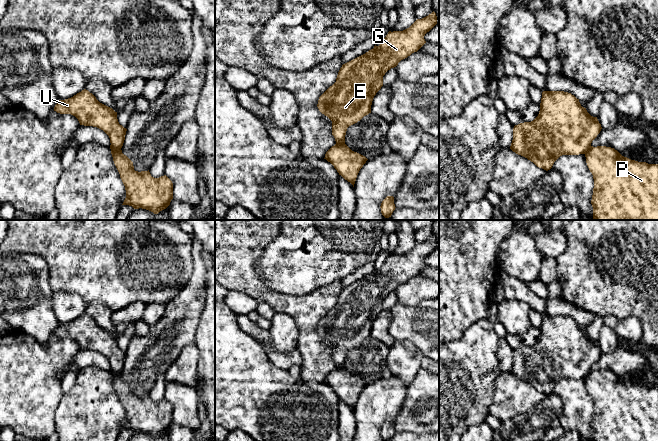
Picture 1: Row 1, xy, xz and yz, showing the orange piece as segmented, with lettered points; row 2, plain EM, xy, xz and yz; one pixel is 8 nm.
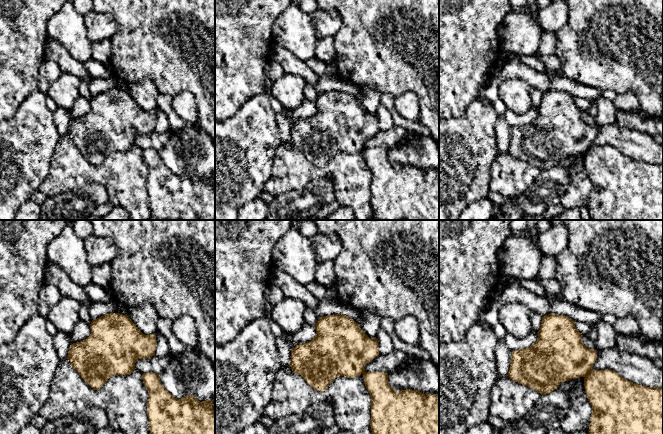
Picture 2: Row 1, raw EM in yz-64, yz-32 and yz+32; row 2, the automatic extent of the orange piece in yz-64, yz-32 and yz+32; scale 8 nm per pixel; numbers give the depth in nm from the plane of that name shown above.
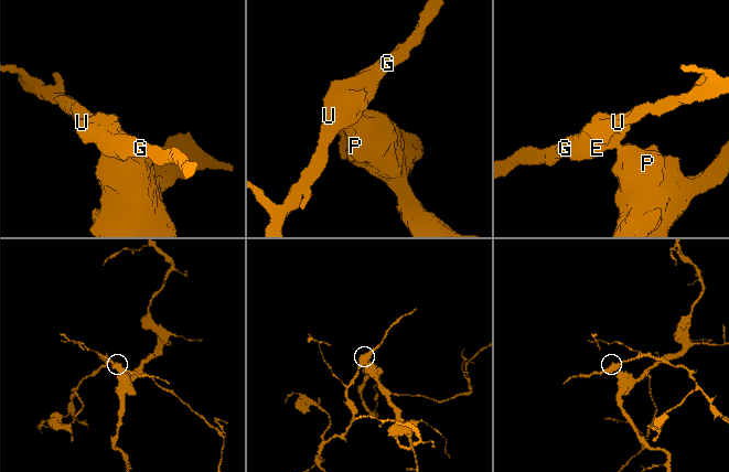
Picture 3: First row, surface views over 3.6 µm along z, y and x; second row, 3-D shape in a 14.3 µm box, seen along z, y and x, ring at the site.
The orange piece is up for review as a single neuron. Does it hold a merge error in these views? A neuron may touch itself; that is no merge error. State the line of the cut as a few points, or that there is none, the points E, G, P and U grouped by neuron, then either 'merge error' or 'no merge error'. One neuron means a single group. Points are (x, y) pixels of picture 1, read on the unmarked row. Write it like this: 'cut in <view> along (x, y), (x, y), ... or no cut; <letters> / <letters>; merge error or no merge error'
cut in xy along (120, 372), (111, 374); E G U / P; merge error

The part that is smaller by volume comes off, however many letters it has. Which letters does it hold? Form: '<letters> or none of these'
E, G, U

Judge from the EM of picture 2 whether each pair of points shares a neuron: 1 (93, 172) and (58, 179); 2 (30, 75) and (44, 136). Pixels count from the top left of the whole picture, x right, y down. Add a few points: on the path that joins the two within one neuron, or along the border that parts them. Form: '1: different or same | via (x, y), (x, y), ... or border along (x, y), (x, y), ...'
1: same | via (84, 172), (67, 173)
2: different | border along (38, 89), (33, 91), (18, 108)

